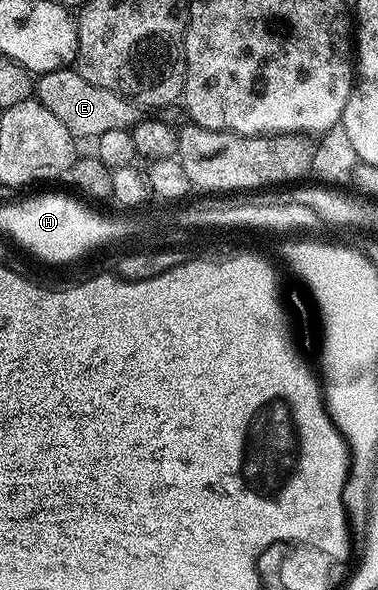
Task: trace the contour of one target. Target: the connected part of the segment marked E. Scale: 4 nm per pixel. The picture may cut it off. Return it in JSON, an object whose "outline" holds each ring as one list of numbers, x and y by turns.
{"outline":[[62,69,59,71,46,71,38,74,35,79,35,98,78,140,89,139,96,141,103,133,111,129,128,131,139,122,139,108,136,103,125,99,119,93,111,93,111,89,103,89,99,85,91,85,78,73,76,69]]}

